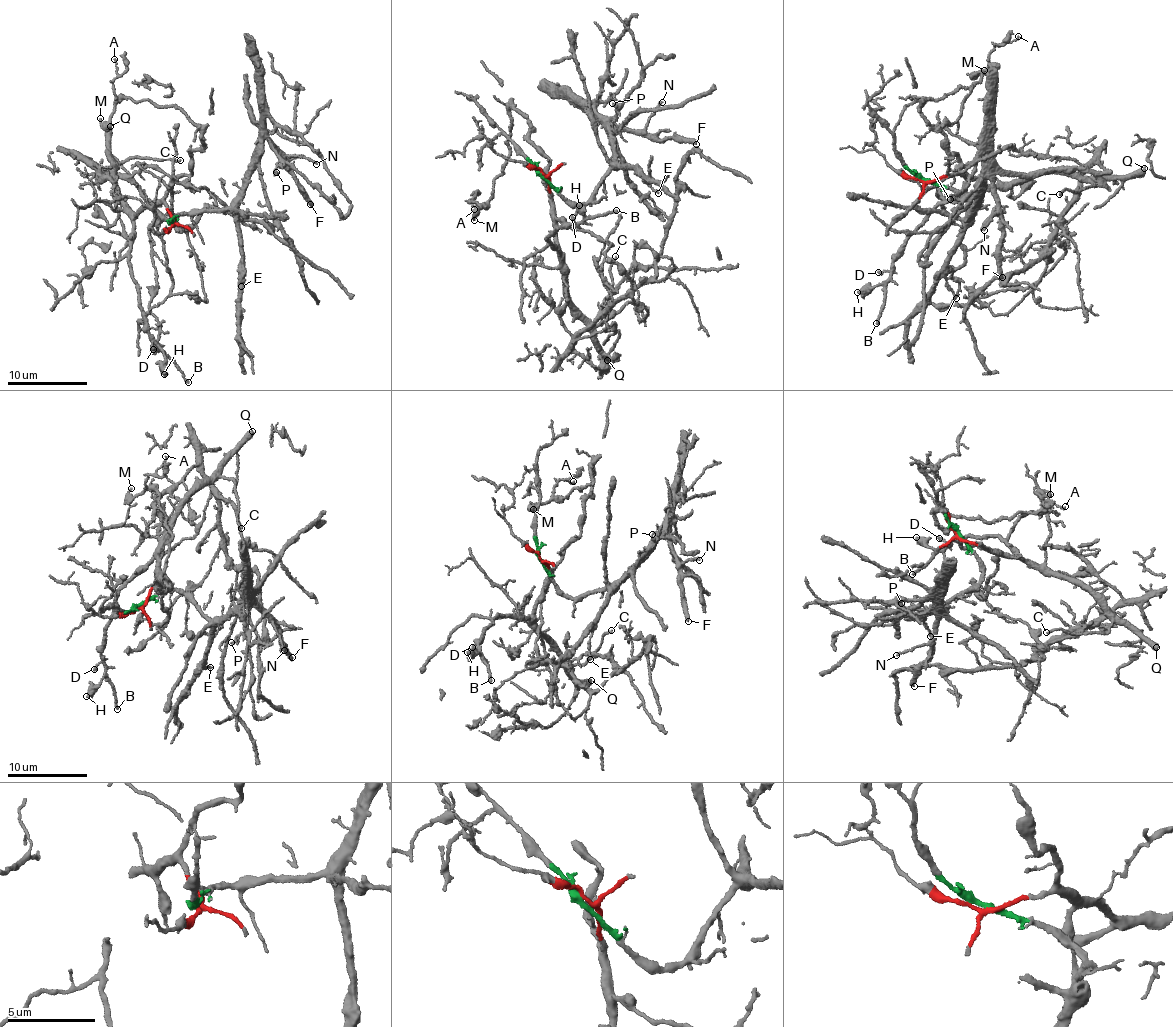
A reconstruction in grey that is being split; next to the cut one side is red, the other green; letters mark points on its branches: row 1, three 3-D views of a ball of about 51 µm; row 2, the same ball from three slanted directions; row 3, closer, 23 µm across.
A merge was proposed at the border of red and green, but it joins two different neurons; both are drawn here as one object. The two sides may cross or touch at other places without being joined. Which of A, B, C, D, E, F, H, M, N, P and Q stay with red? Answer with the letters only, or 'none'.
A, B, C, D, H, M, Q

